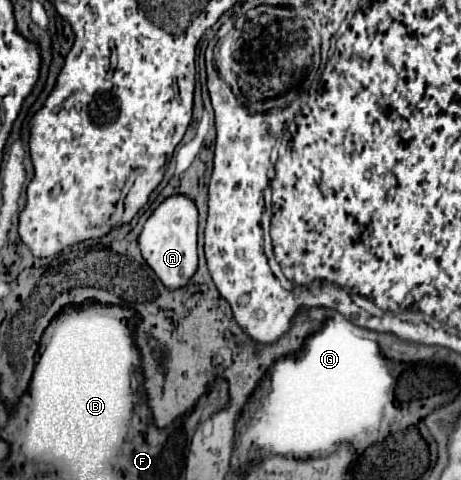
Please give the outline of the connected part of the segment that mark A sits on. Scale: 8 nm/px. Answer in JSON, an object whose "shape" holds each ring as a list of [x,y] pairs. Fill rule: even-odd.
{"shape":[[[169,196],[145,222],[139,236],[139,248],[145,262],[169,290],[179,290],[197,272],[197,208],[187,196]]]}

